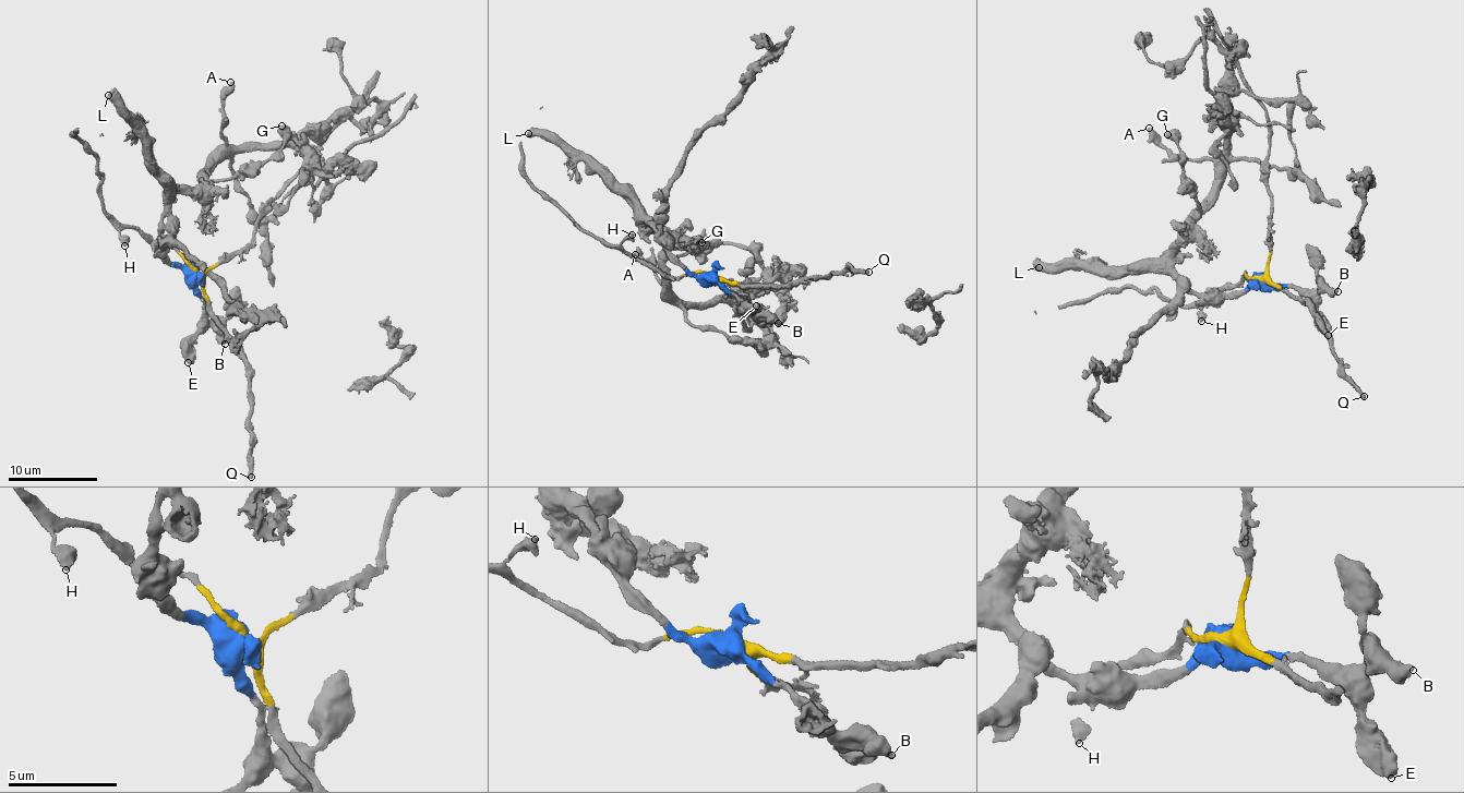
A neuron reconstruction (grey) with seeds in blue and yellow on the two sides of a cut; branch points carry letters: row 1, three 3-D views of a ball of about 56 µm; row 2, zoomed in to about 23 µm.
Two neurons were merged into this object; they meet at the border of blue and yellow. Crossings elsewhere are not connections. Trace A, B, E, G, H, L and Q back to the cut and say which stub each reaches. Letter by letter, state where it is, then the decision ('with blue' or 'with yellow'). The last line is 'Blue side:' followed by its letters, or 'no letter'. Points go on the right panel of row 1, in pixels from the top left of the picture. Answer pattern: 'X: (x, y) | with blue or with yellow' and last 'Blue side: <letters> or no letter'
A: (1149, 128) | with blue
B: (1338, 291) | with blue
E: (1328, 335) | with blue
G: (1167, 134) | with blue
H: (1201, 321) | with yellow
L: (1039, 267) | with blue
Q: (1364, 396) | with yellow
Blue side: A, B, E, G, L

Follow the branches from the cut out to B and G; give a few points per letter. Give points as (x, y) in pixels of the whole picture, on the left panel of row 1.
B: (196, 274), (194, 280), (210, 322), (216, 323), (225, 344)
G: (196, 274), (163, 253), (166, 206), (178, 193), (228, 181), (261, 165), (284, 143), (282, 124)

